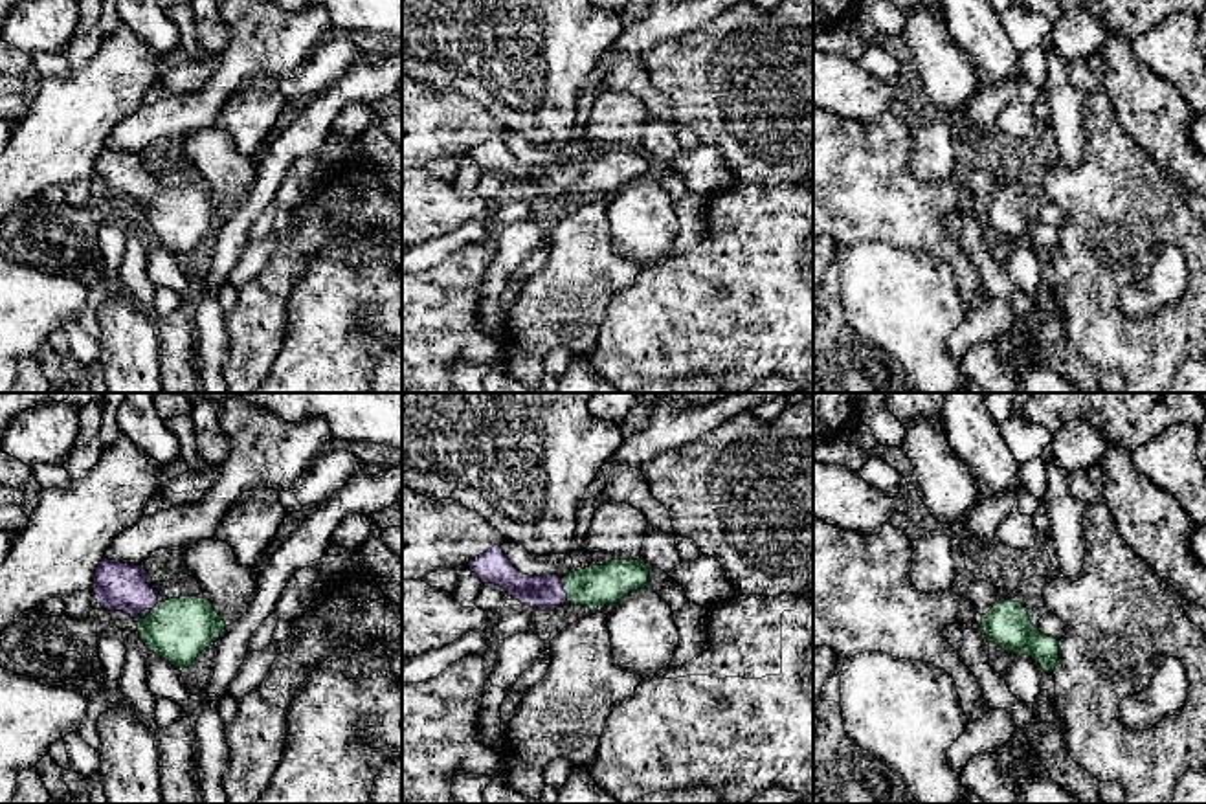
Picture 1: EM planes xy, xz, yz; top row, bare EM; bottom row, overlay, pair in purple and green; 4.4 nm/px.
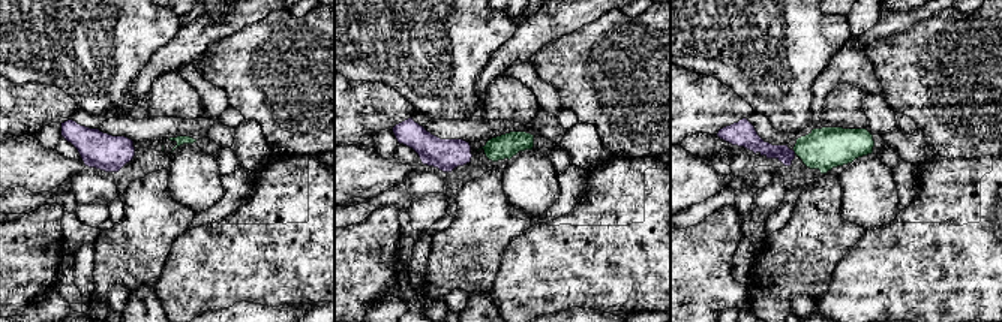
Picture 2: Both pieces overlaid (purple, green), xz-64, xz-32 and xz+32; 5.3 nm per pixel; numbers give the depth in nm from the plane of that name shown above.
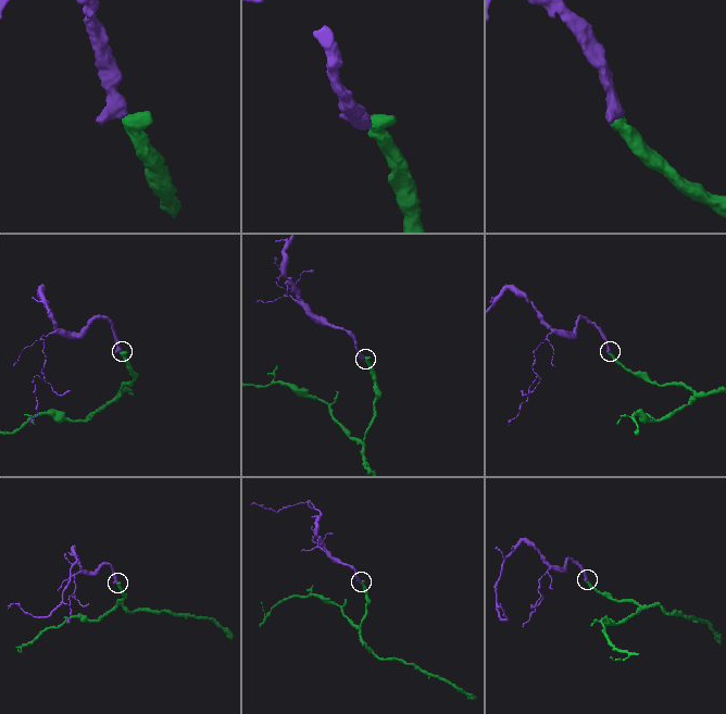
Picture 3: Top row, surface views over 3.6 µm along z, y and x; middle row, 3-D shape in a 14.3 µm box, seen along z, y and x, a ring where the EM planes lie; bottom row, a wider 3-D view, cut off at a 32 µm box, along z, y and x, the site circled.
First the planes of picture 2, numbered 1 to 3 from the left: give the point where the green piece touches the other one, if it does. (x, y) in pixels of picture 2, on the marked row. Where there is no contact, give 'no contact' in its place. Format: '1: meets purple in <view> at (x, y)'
1: no contact
2: no contact
3: meets purple in xz+32 at (794, 152)

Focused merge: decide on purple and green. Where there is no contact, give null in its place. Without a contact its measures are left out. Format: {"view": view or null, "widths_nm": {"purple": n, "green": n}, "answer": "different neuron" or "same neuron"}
{"view": "xz", "widths_nm": {"purple": 140, "green": 180}, "answer": "same neuron"}

